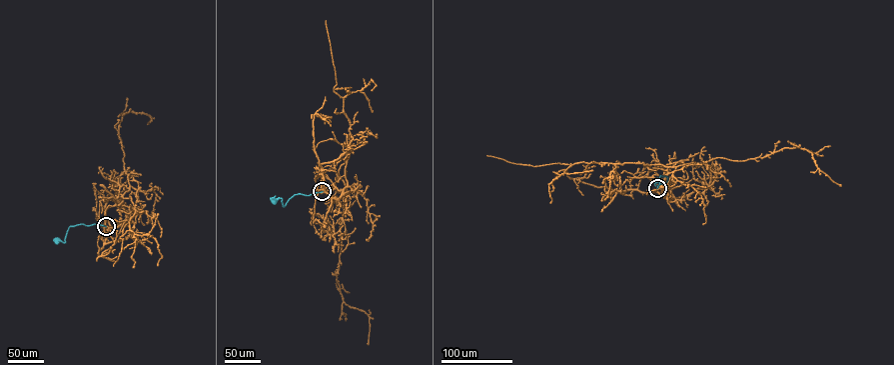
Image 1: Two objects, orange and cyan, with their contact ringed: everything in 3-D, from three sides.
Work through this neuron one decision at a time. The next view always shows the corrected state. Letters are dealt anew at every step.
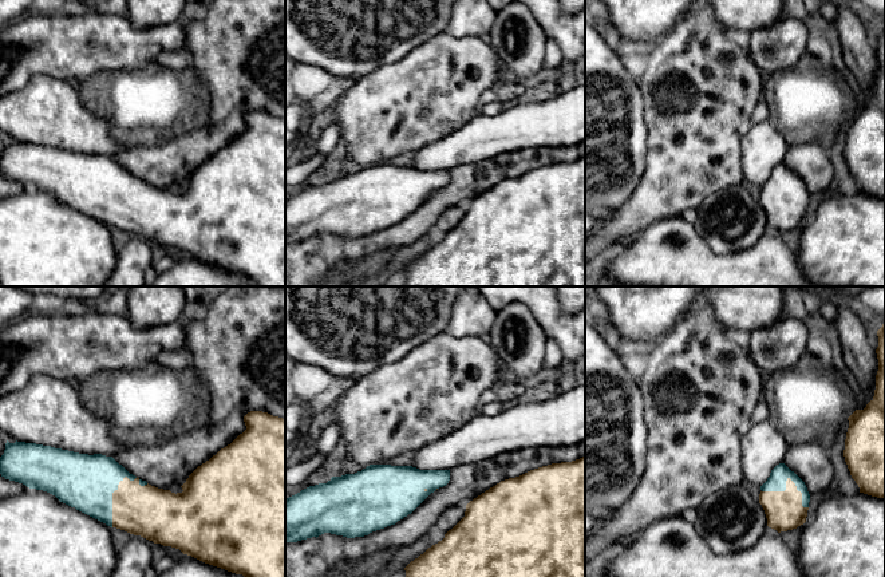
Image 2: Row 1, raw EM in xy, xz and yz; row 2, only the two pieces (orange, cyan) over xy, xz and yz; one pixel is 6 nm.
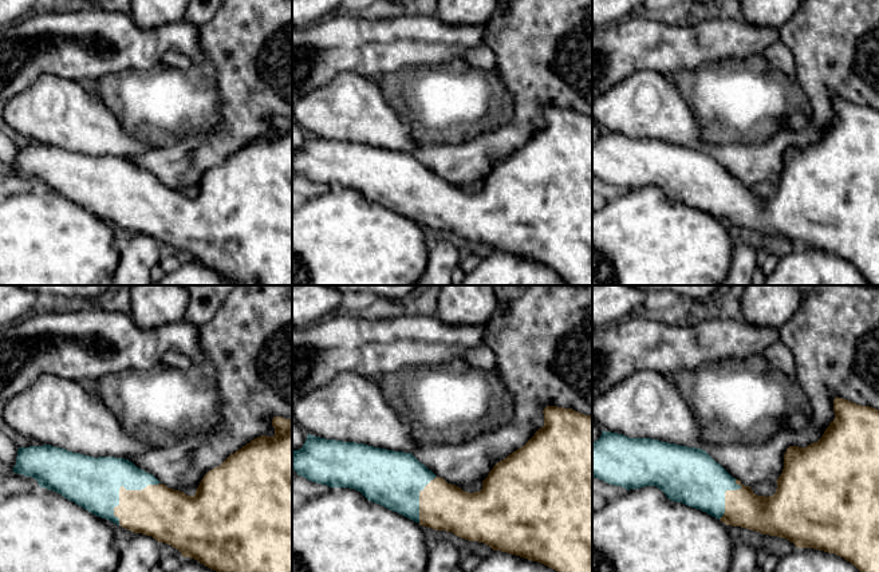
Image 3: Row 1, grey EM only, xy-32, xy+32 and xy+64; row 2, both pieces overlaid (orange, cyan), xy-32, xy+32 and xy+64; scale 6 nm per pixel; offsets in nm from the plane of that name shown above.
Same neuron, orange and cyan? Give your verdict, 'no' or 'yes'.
yes

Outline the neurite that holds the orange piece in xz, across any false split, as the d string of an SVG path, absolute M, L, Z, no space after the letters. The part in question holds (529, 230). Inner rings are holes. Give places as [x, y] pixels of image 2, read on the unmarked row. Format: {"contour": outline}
{"contour": "M585 157L542 166L490 187L466 205L465 217L442 241L411 261L404 270L403 286L585 286Z"}

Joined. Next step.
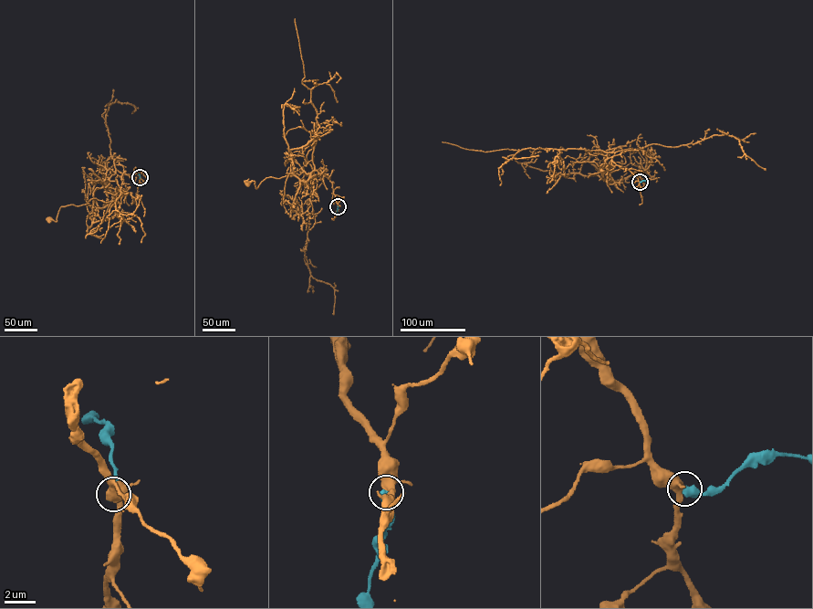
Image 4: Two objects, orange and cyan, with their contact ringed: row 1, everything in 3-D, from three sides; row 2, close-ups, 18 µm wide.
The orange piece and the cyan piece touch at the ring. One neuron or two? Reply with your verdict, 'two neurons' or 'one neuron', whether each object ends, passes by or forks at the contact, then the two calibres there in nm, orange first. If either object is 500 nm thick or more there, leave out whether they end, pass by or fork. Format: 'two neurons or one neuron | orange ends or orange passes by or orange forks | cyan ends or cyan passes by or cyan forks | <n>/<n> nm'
two neurons | 440/600 nm

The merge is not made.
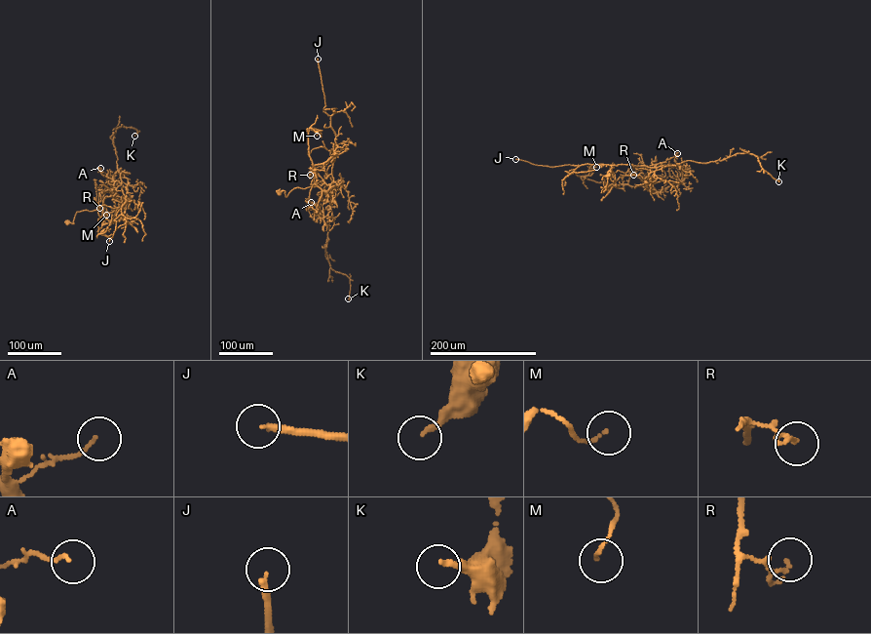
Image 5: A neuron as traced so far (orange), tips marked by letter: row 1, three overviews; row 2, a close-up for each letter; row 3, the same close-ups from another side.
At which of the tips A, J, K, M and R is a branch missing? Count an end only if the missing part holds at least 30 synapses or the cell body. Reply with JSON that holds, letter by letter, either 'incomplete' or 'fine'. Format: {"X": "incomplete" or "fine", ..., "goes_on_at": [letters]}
{"A": "fine", "J": "incomplete", "K": "fine", "M": "fine", "R": "fine", "goes_on_at": ["J"]}

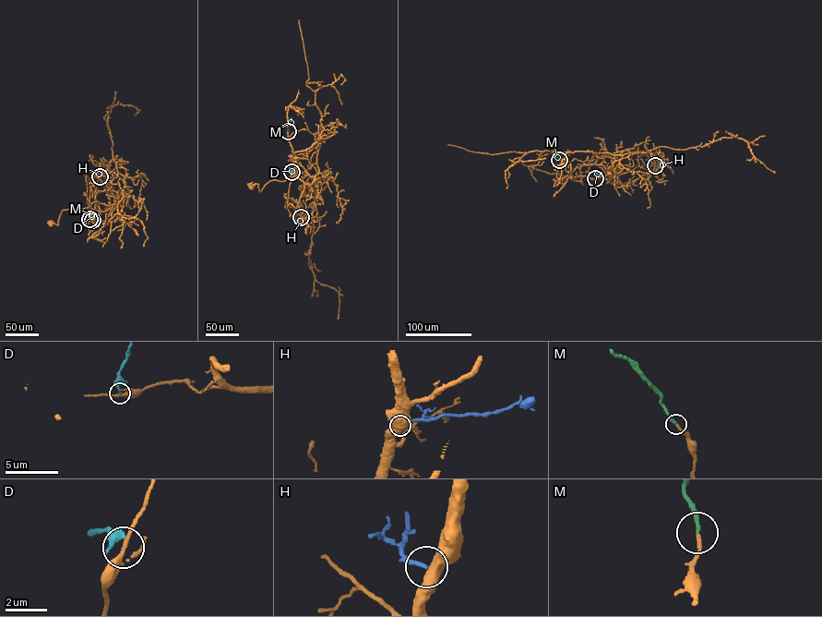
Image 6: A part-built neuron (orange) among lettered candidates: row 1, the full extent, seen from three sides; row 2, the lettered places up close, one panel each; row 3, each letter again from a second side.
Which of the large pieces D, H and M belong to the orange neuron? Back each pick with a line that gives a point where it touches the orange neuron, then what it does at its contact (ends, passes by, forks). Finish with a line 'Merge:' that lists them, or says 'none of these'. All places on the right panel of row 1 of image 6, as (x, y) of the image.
H: meets orange at (655, 165); it ends there
M: meets orange at (559, 160); it ends there
Merge: H, M

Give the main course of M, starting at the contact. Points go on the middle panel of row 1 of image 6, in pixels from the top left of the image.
M: (288, 131), (291, 117)

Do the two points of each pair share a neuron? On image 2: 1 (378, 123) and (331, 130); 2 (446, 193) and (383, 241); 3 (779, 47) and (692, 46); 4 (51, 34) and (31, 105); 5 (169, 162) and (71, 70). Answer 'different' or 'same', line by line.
1: different
2: same
3: different
4: different
5: different

